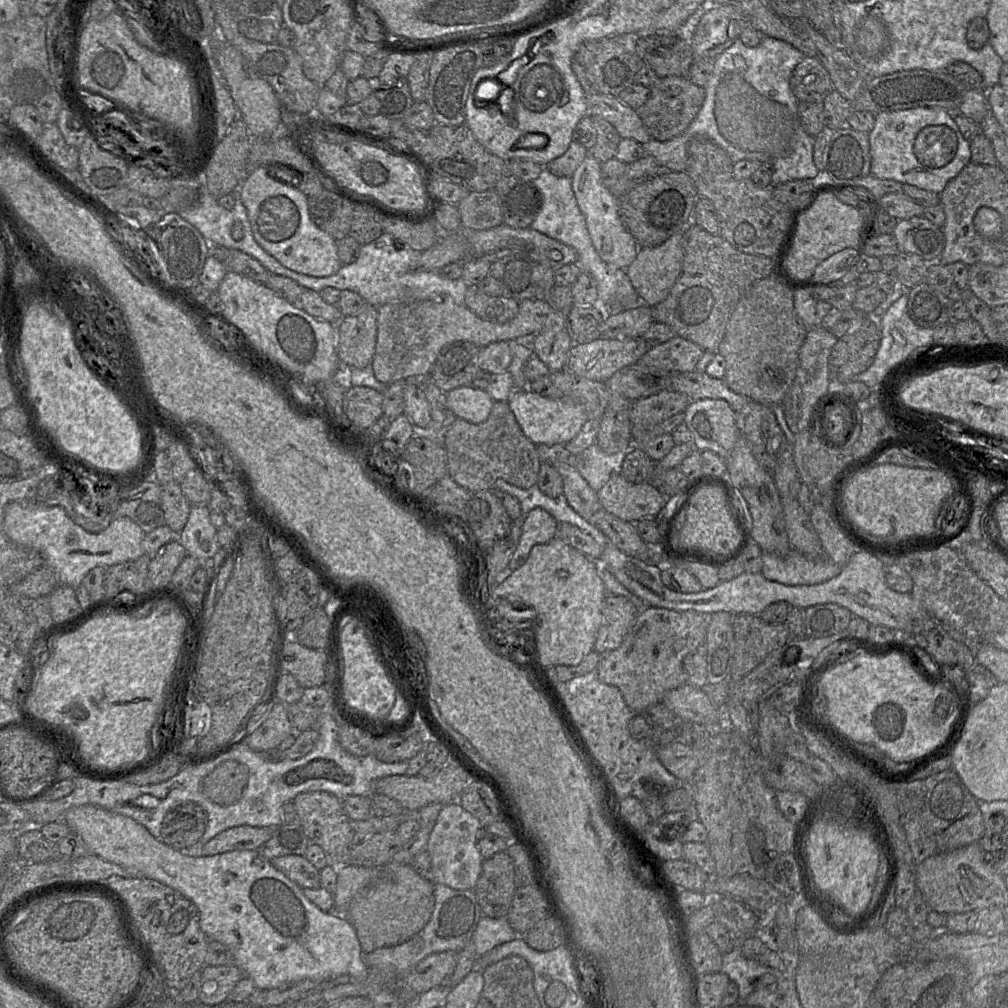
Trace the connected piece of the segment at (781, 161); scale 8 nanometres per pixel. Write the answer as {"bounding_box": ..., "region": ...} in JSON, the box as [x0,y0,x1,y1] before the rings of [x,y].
{"bounding_box":[642,37,821,186],"region":[[[763,37],[757,47],[751,48],[745,46],[738,38],[714,59],[713,74],[705,86],[704,103],[689,127],[684,133],[668,141],[651,139],[642,144],[645,155],[654,157],[663,170],[683,172],[687,167],[687,143],[695,136],[703,136],[724,149],[733,163],[740,160],[770,163],[773,171],[771,186],[792,180],[817,179],[821,175],[813,160],[815,137],[804,131],[798,112],[799,101],[793,95],[789,85],[794,69],[805,58],[805,54],[781,40]]]}

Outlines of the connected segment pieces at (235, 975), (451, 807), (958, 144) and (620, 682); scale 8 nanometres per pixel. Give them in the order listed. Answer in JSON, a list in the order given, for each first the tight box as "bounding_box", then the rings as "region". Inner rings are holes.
[{"bounding_box":[198,965,243,1005],"region":[[[205,965],[201,970],[198,1001],[206,1005],[224,1003],[228,1000],[235,985],[243,977],[243,972],[236,965]]]},{"bounding_box":[426,801,485,890],"region":[[[458,801],[446,804],[441,809],[429,836],[426,851],[430,855],[433,884],[441,884],[454,890],[474,889],[482,873],[482,857],[477,841],[485,827]]]},{"bounding_box":[868,107,971,194],"region":[[[922,107],[877,114],[874,128],[868,133],[871,174],[940,194],[947,183],[971,162],[970,141],[964,138],[956,125],[955,113],[957,112],[948,112],[941,107]]]},{"bounding_box":[596,606,710,713],"region":[[[645,606],[620,647],[601,655],[596,668],[598,678],[617,687],[634,713],[644,712],[649,705],[662,701],[666,692],[687,683],[683,659],[705,643],[710,615]]]}]

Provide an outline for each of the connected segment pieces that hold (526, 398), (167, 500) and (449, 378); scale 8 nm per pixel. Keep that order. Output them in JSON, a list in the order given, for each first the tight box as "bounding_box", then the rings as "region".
[{"bounding_box":[508,389,588,445],"region":[[[530,389],[514,390],[508,405],[525,436],[535,445],[566,444],[571,441],[588,420],[585,407],[573,399],[551,399]]]},{"bounding_box":[161,482,191,534],"region":[[[179,482],[161,485],[161,505],[164,512],[165,525],[179,534],[184,528],[191,510]]]},{"bounding_box":[429,341,482,392],"region":[[[455,341],[442,347],[436,361],[430,368],[429,377],[443,392],[470,385],[475,375],[480,371],[478,357],[482,347],[469,341]]]}]

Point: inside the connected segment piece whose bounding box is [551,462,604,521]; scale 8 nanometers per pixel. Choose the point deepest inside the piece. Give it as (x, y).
(584, 500)

